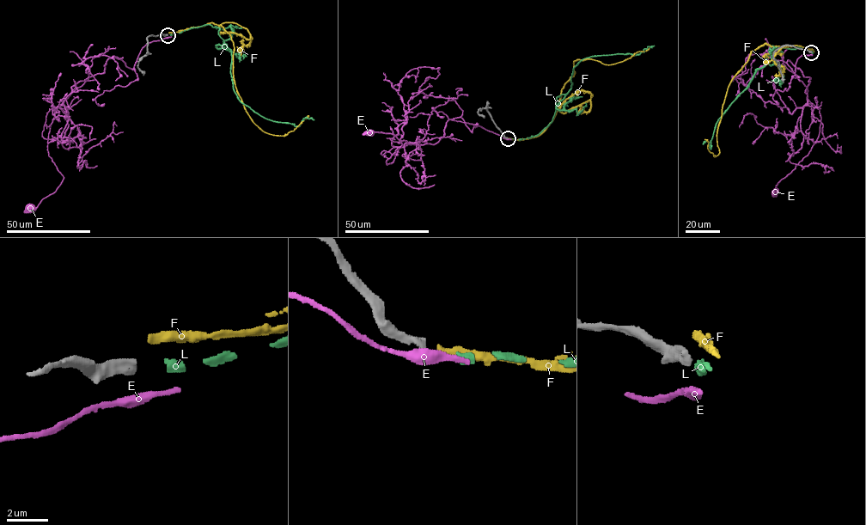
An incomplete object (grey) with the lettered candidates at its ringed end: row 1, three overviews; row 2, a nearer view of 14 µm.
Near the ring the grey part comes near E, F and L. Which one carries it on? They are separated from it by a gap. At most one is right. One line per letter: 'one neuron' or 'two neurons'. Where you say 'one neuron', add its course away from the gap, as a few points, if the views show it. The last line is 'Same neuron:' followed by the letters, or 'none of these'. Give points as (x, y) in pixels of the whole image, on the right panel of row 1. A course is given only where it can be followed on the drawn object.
E: two neurons
F: two neurons
L: one neuron; it runs (812, 52), (772, 45), (766, 62), (717, 121), (710, 149), (706, 141), (703, 144)
Same neuron: L

